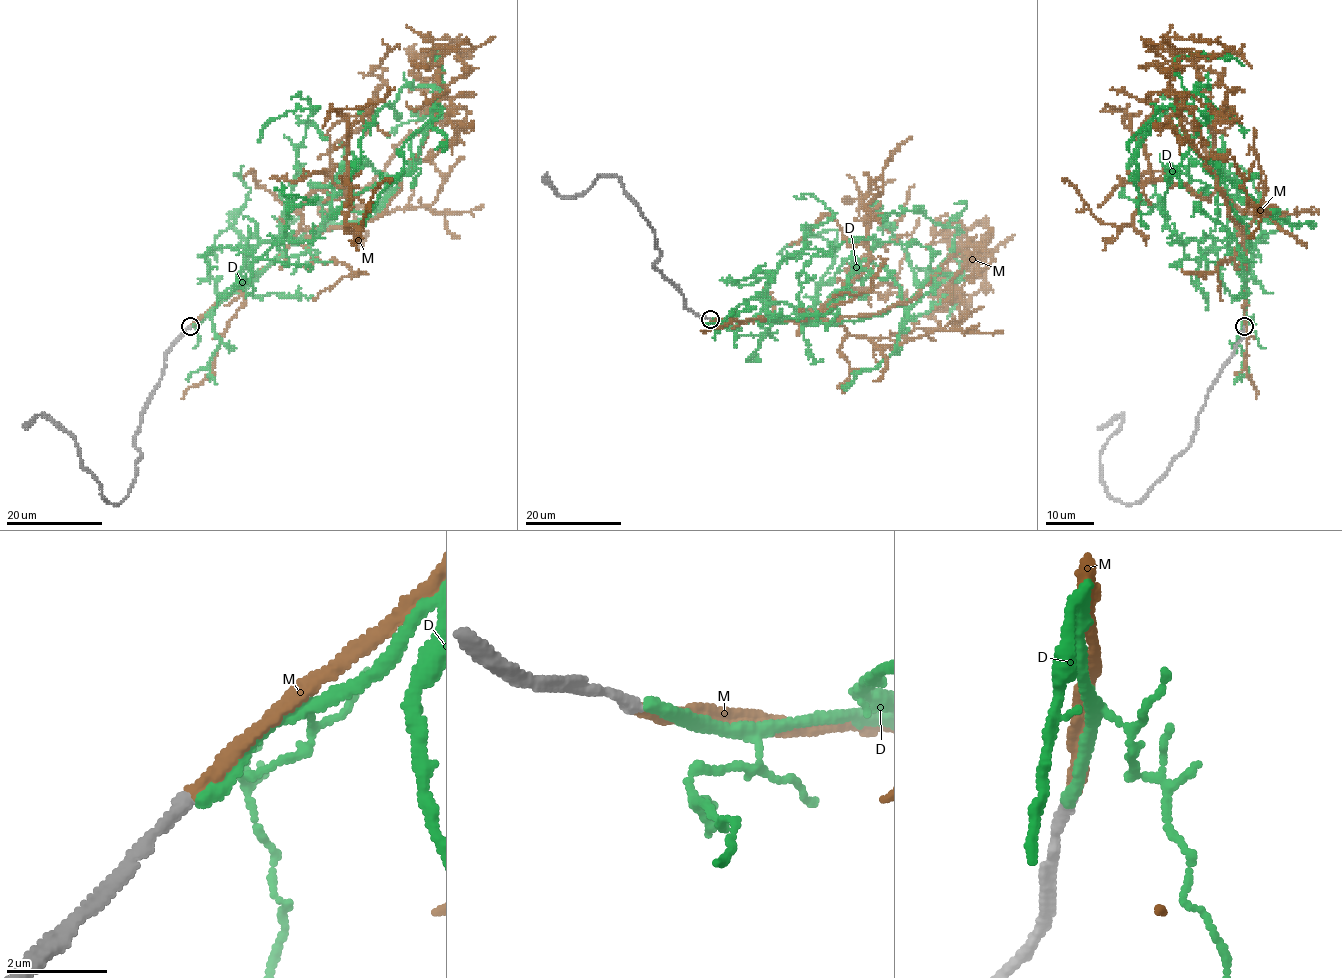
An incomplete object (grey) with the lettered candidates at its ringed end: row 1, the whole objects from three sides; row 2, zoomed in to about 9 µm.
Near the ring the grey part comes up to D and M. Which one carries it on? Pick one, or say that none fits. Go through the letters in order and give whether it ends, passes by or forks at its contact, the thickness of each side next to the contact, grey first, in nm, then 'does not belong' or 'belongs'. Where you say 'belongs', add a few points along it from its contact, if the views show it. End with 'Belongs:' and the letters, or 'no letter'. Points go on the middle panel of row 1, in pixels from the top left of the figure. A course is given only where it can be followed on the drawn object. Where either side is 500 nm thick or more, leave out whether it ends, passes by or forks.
D: it ends; calibres 240 and 280 nm; does not belong
M: it ends; calibres 240 and 260 nm; belongs; course (709, 319), (883, 312), (966, 248), (950, 250), (951, 240), (952, 258), (983, 279), (969, 308)
Belongs: M

